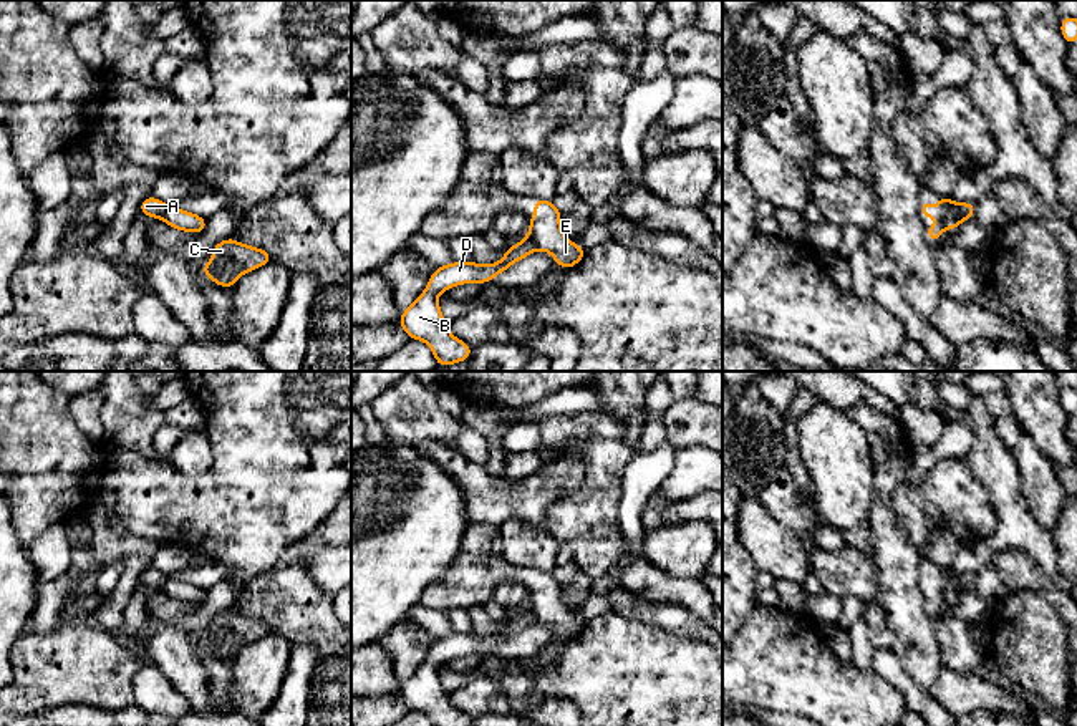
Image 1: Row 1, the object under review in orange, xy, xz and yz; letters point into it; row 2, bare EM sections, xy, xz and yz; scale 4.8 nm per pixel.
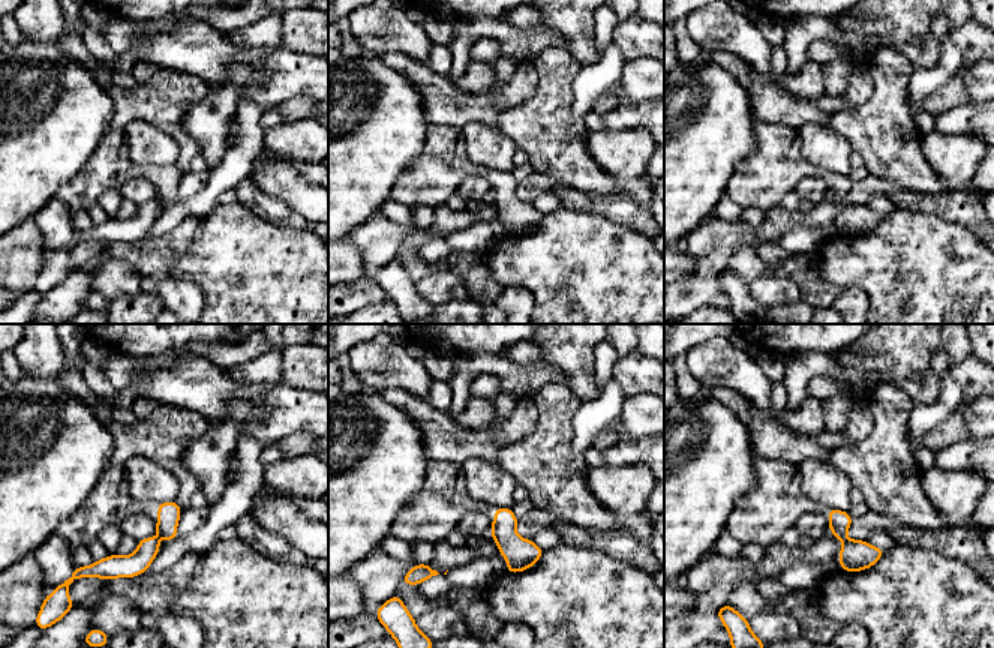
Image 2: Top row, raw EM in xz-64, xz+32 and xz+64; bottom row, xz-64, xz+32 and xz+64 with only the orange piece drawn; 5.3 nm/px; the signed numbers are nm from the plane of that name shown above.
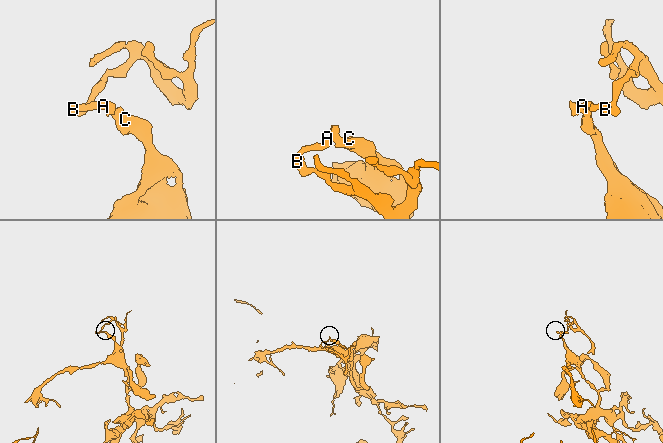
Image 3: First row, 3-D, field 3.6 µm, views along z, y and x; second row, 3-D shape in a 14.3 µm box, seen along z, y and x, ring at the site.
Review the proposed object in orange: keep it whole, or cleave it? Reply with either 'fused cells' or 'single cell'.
fused cells

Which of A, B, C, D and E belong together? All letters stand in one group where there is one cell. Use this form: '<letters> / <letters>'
A B D / C E

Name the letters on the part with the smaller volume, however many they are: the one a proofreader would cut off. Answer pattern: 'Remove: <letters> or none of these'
Remove: A, B, D

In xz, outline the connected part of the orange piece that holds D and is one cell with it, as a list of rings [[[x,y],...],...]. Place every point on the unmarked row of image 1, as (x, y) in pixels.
[[[525,607],[517,617],[507,618],[502,632],[479,636],[474,632],[441,636],[431,646],[426,661],[408,678],[399,696],[411,711],[423,711],[431,718],[432,726],[471,726],[472,718],[457,711],[442,690],[437,666],[456,656],[479,653],[485,656],[490,650],[505,643],[512,635],[535,623],[535,613]]]

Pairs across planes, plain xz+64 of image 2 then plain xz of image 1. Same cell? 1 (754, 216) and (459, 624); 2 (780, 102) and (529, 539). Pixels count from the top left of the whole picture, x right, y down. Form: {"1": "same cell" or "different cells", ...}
{"1": "same cell", "2": "different cells"}

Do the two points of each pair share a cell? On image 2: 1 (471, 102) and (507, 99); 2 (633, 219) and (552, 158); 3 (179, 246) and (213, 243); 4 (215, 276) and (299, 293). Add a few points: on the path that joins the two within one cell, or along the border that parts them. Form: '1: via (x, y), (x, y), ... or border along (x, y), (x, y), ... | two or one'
1: via (480, 102), (498, 99) | one
2: border along (567, 186), (588, 194), (628, 194), (636, 201) | two
3: border along (201, 219), (191, 245), (171, 266), (170, 273) | two
4: via (236, 287), (266, 288), (270, 293), (278, 293) | one

